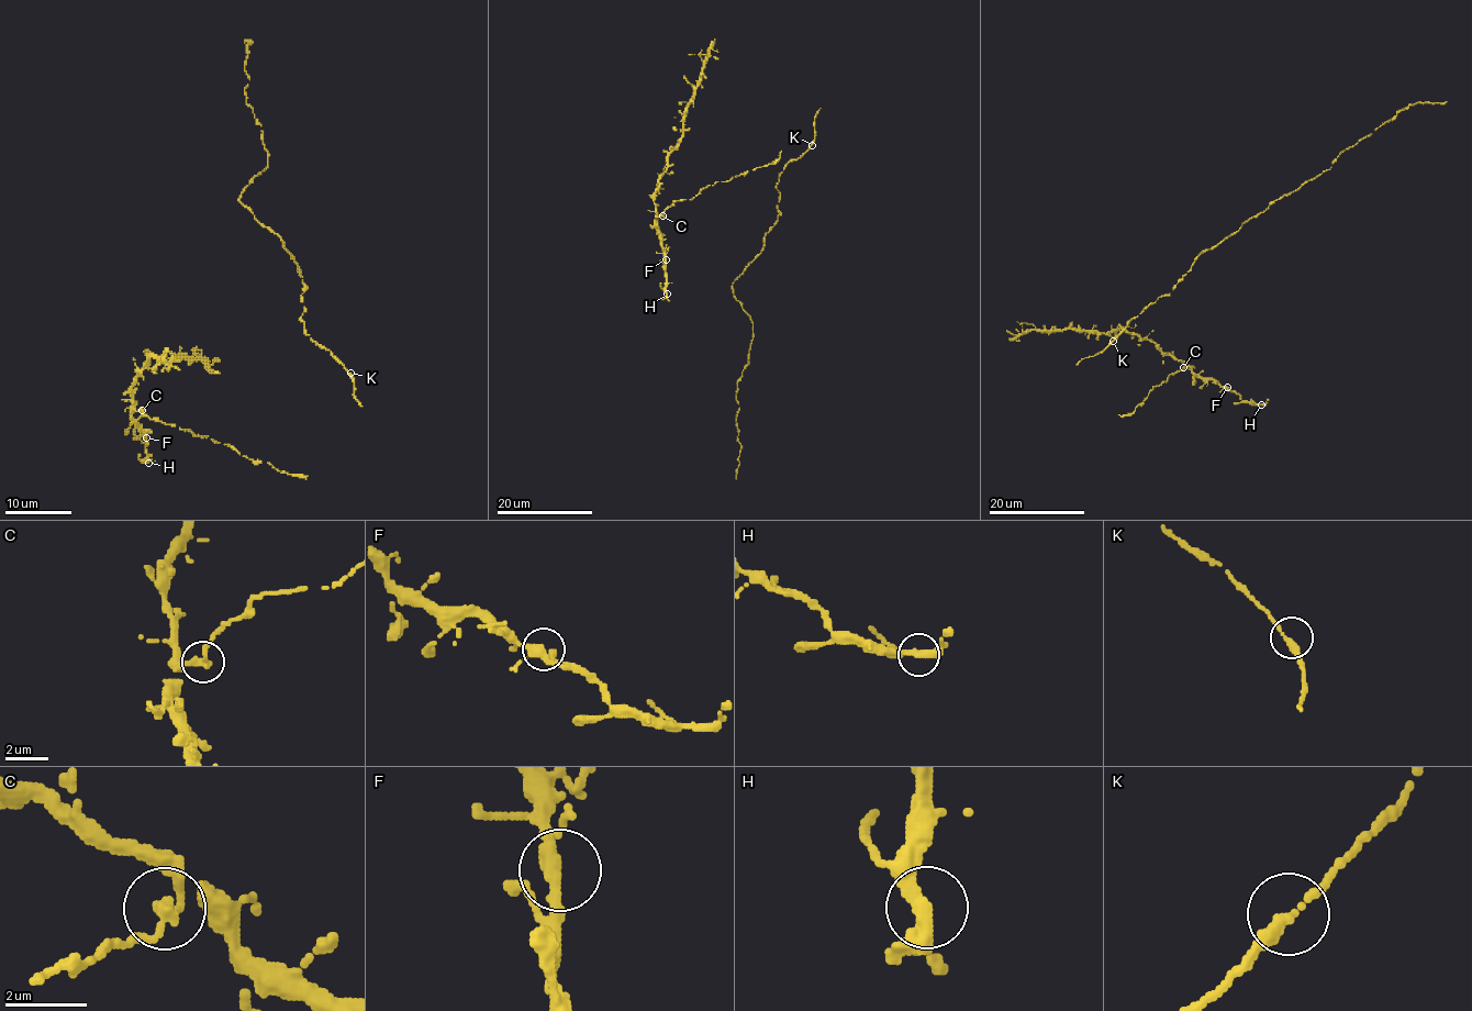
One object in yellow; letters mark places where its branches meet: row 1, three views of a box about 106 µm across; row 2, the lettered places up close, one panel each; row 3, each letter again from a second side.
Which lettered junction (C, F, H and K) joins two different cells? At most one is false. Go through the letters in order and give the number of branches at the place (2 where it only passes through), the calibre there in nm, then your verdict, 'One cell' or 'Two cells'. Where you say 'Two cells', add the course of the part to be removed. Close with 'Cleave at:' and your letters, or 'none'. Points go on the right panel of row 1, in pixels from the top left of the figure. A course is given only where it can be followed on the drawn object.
C: Branches: 2. Thickness 280 nm. Two cells. Course of the part to remove: (1184, 367), (1170, 375), (1167, 381), (1152, 386), (1134, 412), (1118, 414)
F: Branches: 3. Thickness 280 nm. One cell
H: Branches: 2. Thickness 360 nm. One cell
K: Branches: 2. Thickness 280 nm. One cell
Cleave at: C

